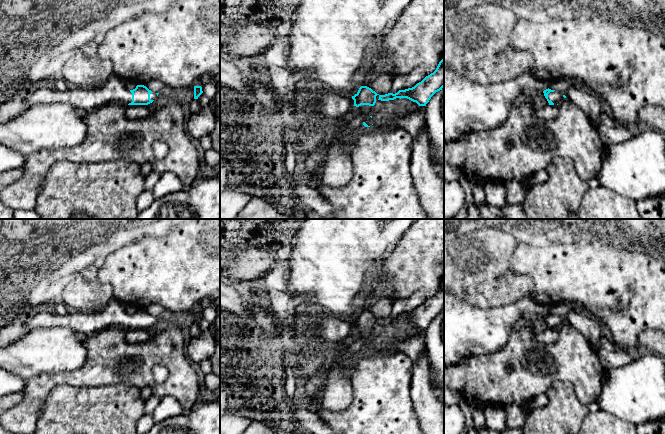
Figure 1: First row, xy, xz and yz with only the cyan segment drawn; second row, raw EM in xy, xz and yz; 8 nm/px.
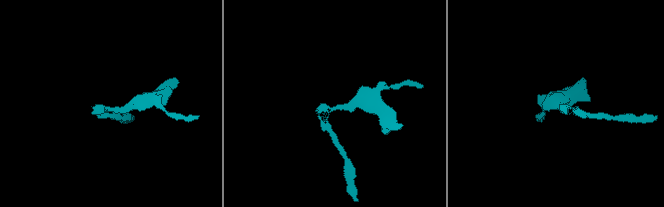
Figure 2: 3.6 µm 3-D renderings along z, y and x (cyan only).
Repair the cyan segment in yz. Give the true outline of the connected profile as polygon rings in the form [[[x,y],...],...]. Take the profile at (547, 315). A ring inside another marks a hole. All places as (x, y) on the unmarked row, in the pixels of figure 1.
[[[549,312],[544,314],[543,317],[549,329],[558,329],[562,326],[564,322],[566,322],[566,320],[562,317],[555,314],[551,314]]]

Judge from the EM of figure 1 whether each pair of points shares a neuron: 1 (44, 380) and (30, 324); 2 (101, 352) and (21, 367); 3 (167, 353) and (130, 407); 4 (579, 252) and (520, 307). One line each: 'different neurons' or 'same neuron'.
1: different neurons
2: different neurons
3: different neurons
4: different neurons

